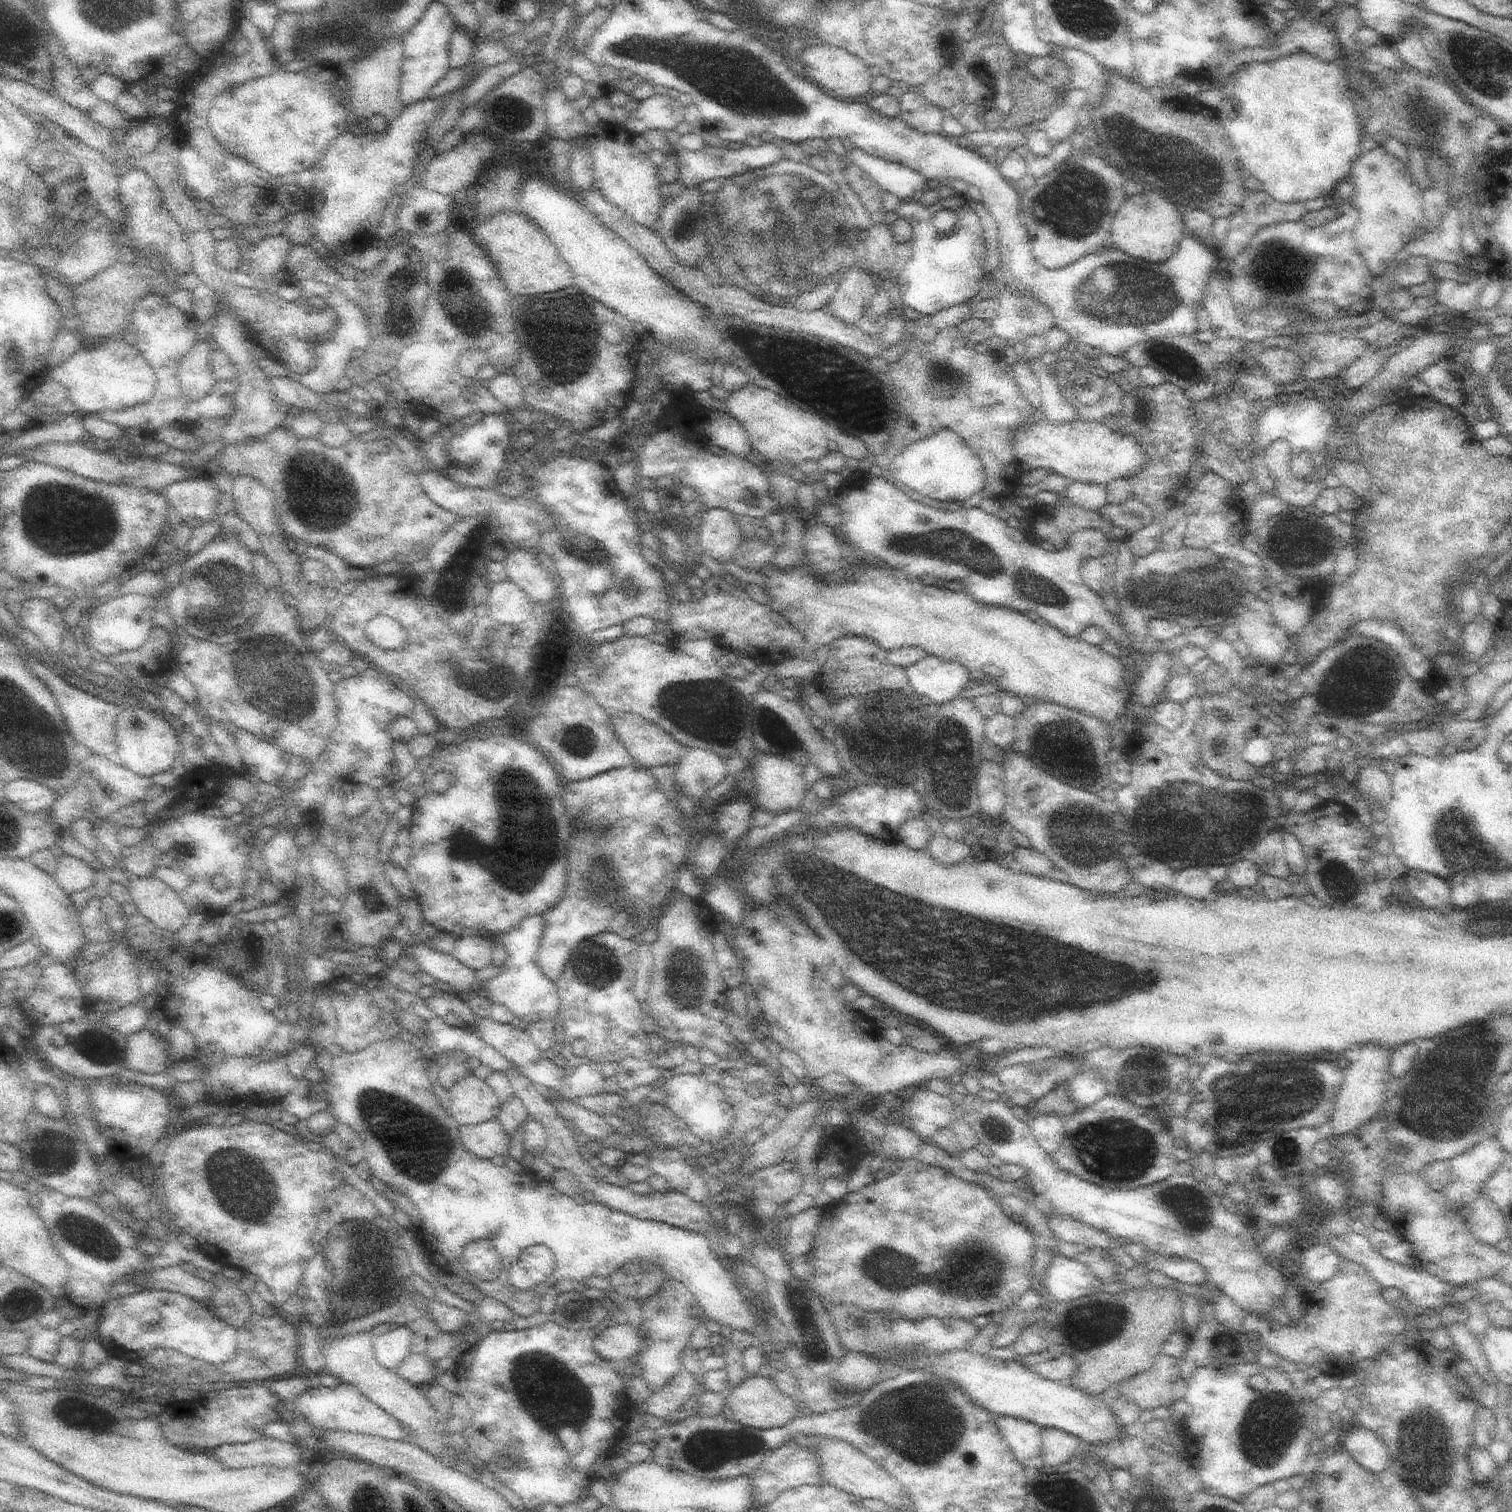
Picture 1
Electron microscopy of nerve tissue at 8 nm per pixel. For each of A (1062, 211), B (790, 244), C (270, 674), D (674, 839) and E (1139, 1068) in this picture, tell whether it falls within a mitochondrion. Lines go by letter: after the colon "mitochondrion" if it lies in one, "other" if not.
A: mitochondrion
B: mitochondrion
C: mitochondrion
D: other
E: mitochondrion

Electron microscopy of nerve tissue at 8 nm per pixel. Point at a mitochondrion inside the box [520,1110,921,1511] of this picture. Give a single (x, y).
(708, 1450)

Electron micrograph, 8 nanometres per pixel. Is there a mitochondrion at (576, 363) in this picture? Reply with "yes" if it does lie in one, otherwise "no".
yes

